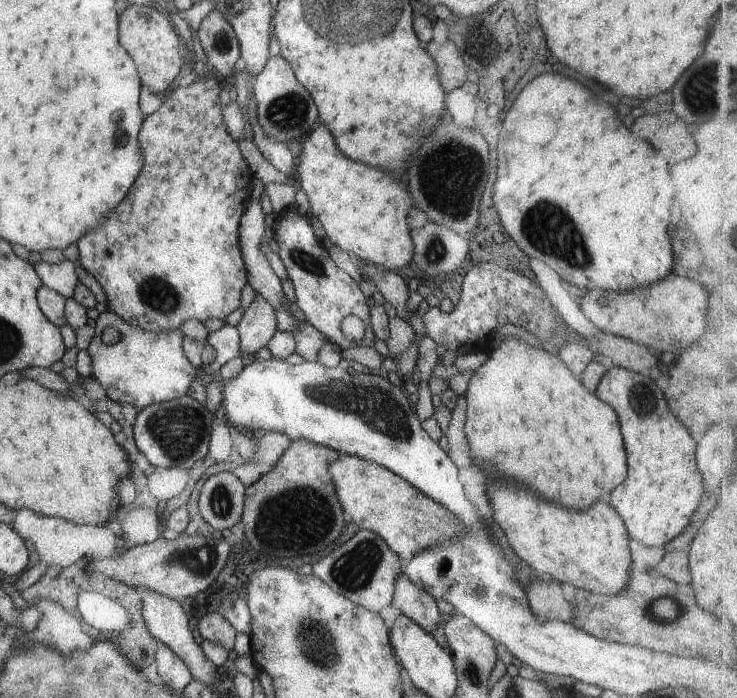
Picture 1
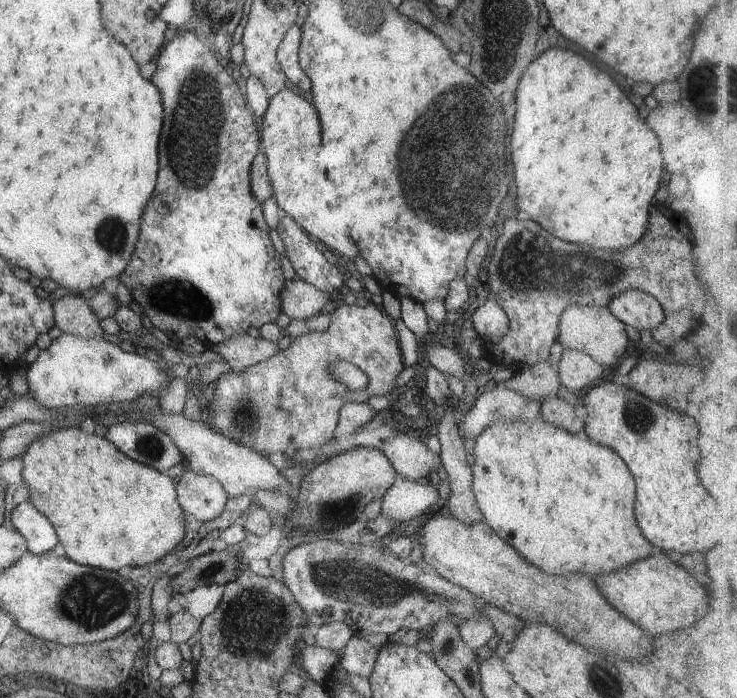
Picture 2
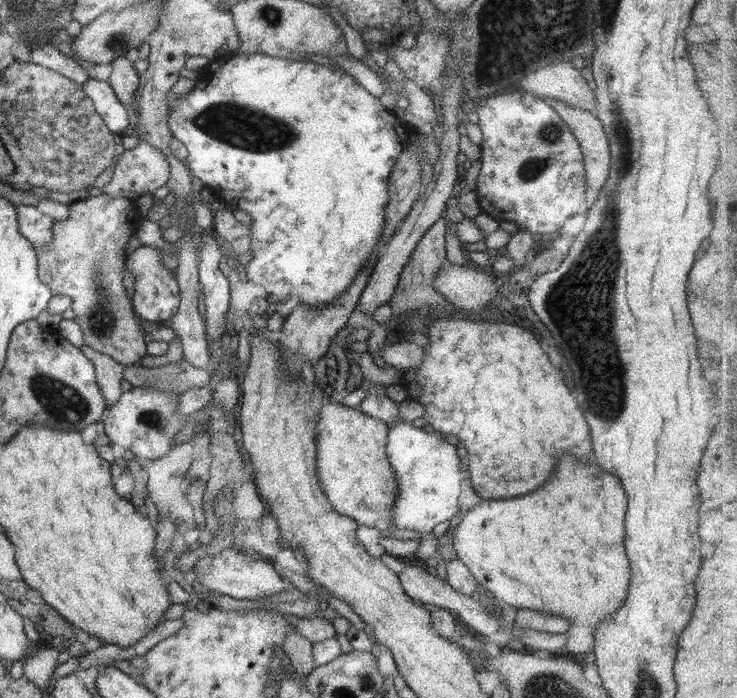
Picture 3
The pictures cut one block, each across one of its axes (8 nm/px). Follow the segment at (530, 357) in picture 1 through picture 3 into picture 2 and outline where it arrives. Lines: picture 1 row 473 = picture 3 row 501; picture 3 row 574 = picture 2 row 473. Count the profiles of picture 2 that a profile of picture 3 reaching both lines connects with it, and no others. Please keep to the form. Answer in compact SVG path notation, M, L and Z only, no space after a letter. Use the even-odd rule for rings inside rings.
M540 415L527 421L498 421L474 440L473 493L484 521L530 564L551 575L584 573L596 577L662 553L642 536L634 516L634 478L614 450L592 442L584 432L570 433L544 421Z

